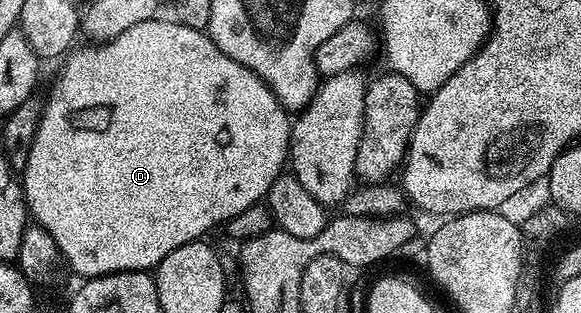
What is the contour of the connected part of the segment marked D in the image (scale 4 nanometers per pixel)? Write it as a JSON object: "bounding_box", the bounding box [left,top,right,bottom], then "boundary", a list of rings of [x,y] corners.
{"bounding_box":[21,19,293,279],"boundary":[[[174,19],[159,20],[142,21],[129,27],[129,31],[121,31],[121,35],[112,41],[87,47],[91,49],[76,48],[66,54],[62,62],[64,65],[59,69],[59,78],[52,83],[51,94],[43,101],[37,135],[21,170],[21,184],[28,210],[37,224],[56,241],[64,262],[70,267],[72,265],[83,279],[104,277],[110,273],[154,270],[161,259],[169,255],[169,251],[177,251],[177,247],[185,243],[206,238],[206,233],[214,225],[222,226],[241,215],[241,211],[260,204],[289,161],[293,121],[270,87],[253,71],[249,71],[249,67],[237,63],[237,59],[229,59],[229,55],[218,49],[204,30],[185,27]]]}

